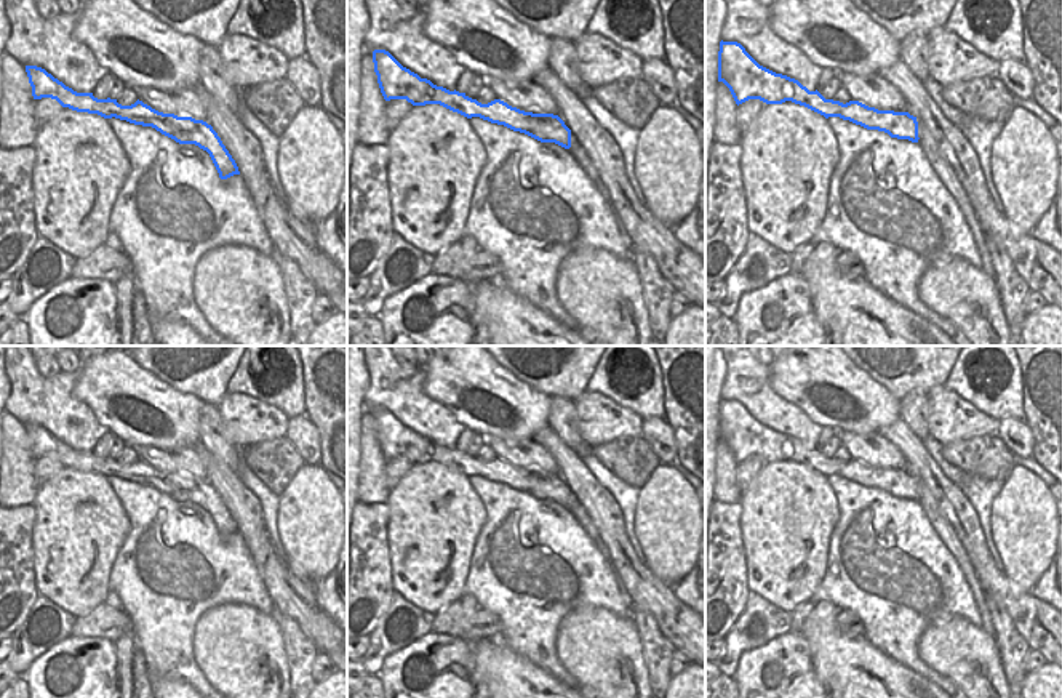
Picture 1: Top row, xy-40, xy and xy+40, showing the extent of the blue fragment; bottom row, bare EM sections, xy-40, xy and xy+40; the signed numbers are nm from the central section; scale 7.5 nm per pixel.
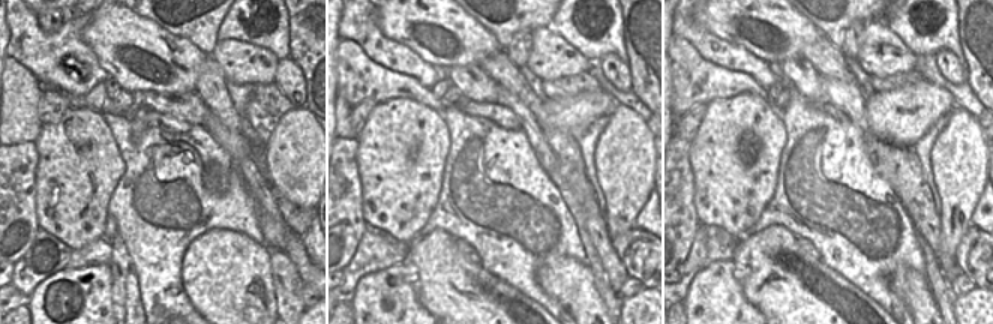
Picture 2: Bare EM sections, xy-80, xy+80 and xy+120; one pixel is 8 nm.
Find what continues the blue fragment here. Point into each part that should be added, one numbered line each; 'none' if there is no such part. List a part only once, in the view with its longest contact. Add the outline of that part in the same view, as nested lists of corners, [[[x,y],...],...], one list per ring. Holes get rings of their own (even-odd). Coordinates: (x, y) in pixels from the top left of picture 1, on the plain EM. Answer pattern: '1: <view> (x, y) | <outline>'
none

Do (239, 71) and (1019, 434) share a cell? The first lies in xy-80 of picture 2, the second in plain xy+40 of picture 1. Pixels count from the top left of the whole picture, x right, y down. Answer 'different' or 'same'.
different

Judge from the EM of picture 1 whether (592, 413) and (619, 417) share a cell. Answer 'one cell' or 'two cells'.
one cell

